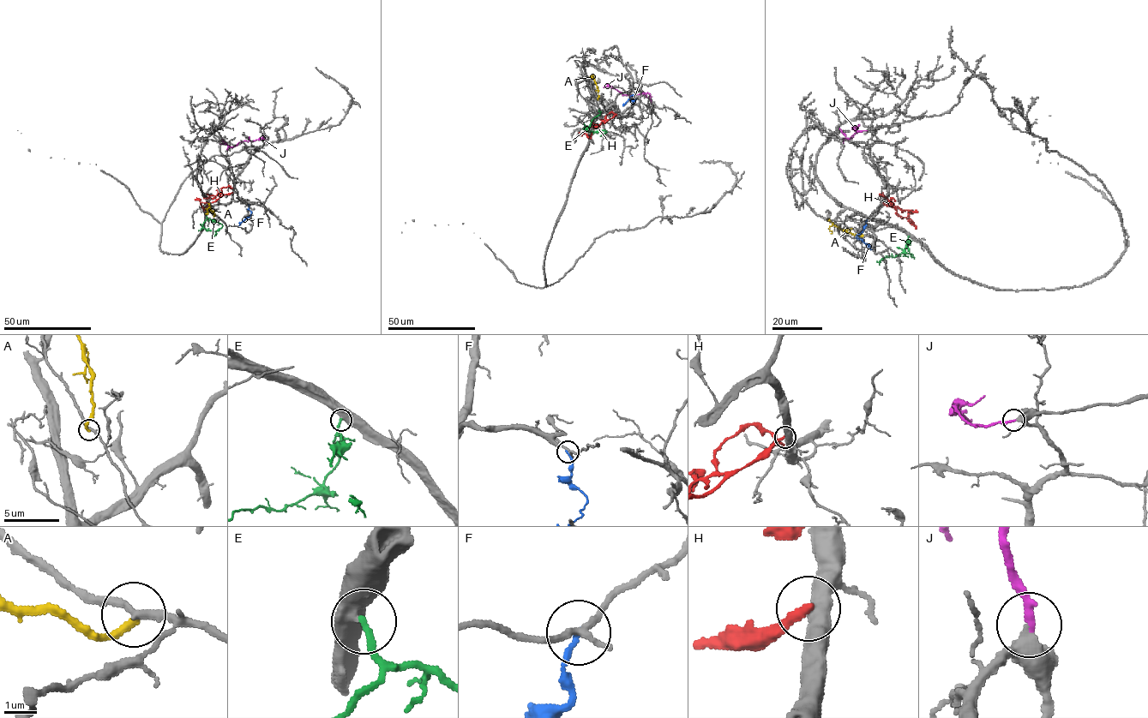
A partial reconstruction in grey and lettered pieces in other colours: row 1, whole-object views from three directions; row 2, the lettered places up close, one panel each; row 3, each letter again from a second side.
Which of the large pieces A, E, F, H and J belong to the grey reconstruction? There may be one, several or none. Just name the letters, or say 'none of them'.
E, J

